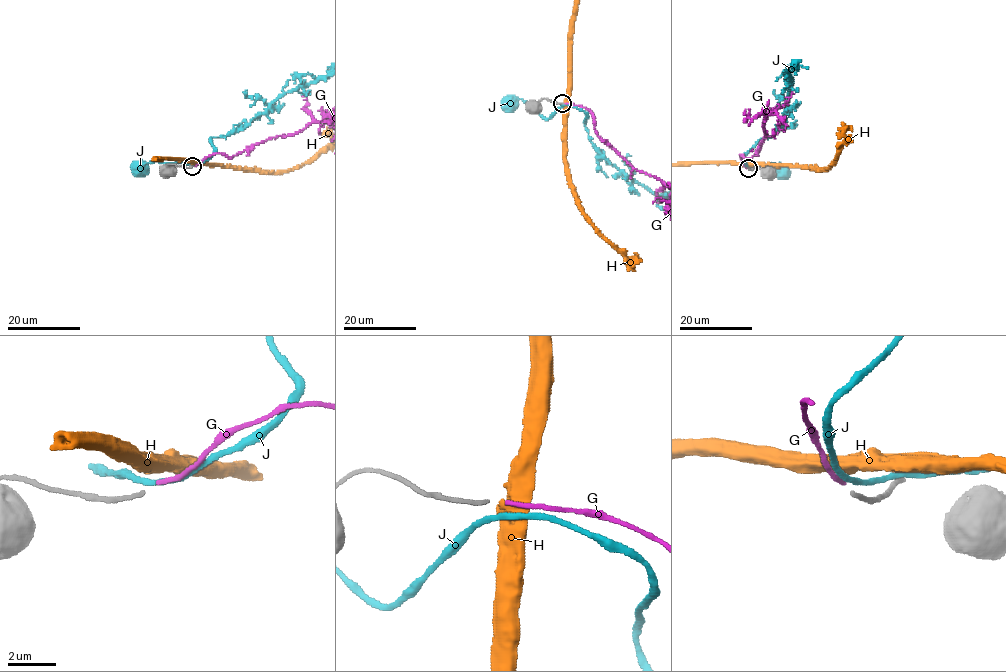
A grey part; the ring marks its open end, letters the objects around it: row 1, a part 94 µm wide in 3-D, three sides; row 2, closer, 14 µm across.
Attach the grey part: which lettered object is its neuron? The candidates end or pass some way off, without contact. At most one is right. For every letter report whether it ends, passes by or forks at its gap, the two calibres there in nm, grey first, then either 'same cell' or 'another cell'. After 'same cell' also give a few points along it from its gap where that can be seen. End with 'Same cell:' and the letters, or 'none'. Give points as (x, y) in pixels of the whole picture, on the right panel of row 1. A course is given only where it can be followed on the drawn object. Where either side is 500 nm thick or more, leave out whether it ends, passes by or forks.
G: it ends | 160/170 nm | another cell
H: 160/650 nm | another cell
J: it passes by | 160/220 nm | another cell
Same cell: none

